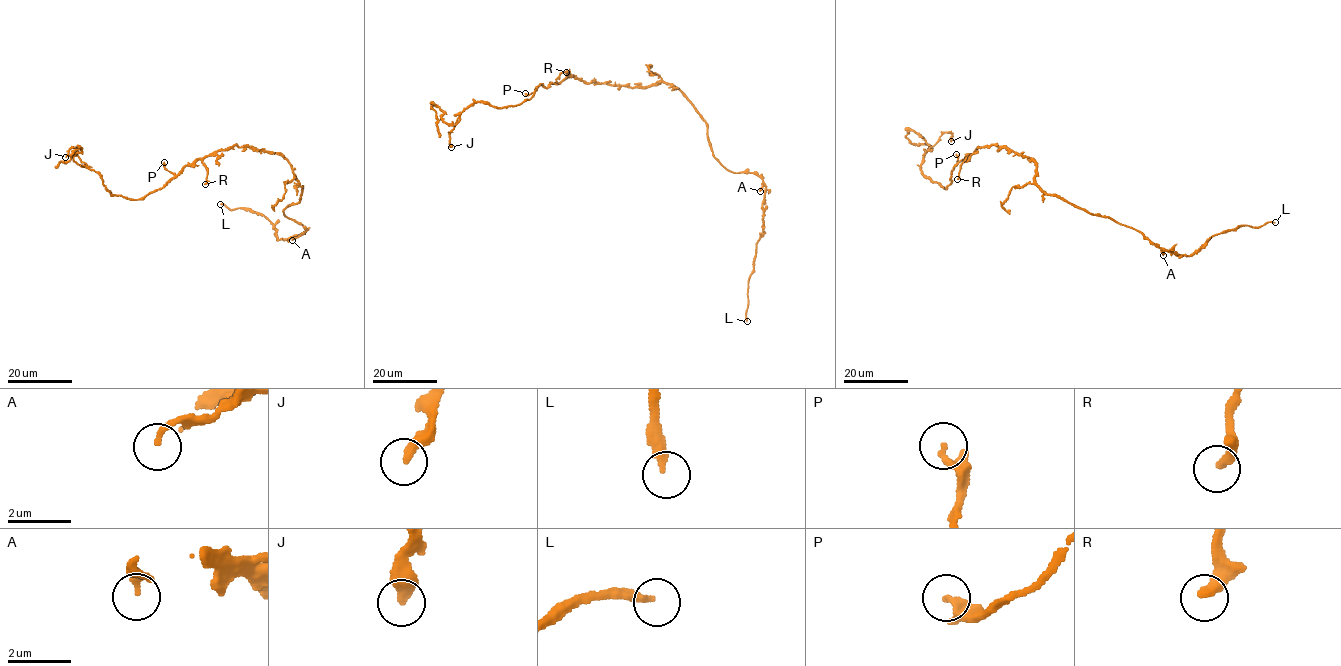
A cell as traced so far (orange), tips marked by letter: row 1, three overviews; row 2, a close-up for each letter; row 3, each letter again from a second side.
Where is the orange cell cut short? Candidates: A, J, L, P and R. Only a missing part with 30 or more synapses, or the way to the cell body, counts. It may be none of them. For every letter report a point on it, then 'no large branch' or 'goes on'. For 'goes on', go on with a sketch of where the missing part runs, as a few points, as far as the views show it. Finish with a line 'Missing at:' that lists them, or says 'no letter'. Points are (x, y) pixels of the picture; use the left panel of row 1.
A: (292, 240) | no large branch
J: (65, 157) | no large branch
L: (220, 204) | goes on | (220, 204), (146, 152), (79, 133), (82, 105), (43, 55), (74, 15)
P: (164, 162) | goes on | (164, 162), (143, 152), (134, 155)
R: (205, 184) | no large branch
Missing at: L, P

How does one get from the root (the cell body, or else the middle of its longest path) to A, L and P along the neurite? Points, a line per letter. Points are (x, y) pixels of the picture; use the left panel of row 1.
A: (271, 153), (288, 161), (302, 188), (299, 201), (283, 210), (305, 232), (292, 240)
L: (271, 153), (288, 161), (301, 186), (299, 201), (283, 211), (305, 232), (276, 239), (264, 215), (220, 204)
P: (271, 153), (232, 145), (196, 158), (177, 175), (165, 167), (164, 162)

